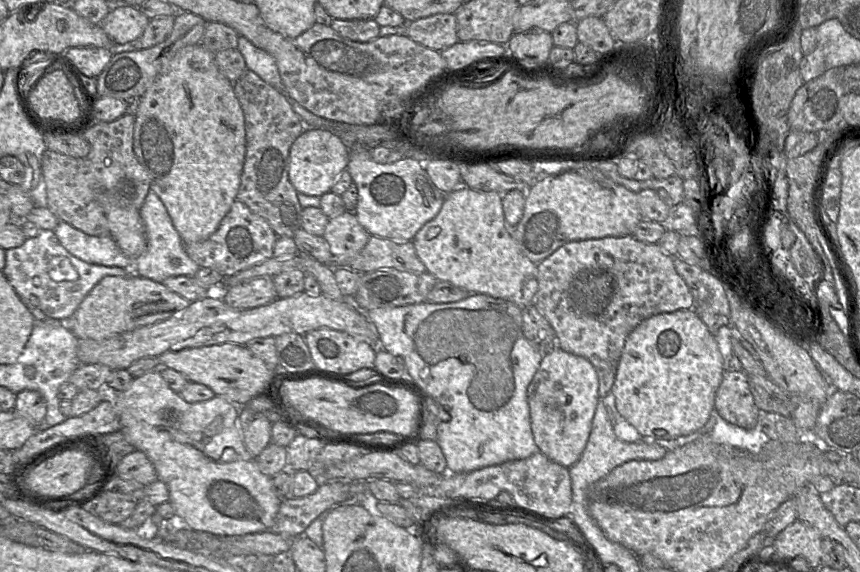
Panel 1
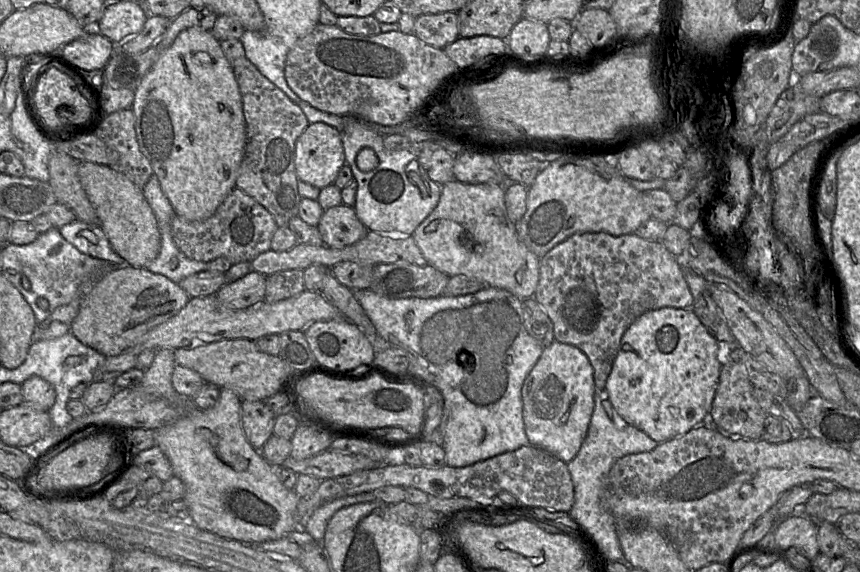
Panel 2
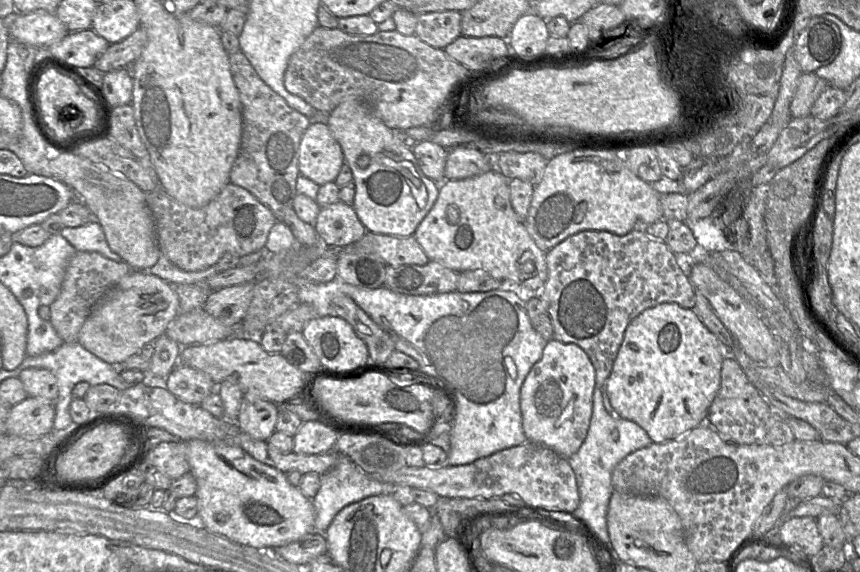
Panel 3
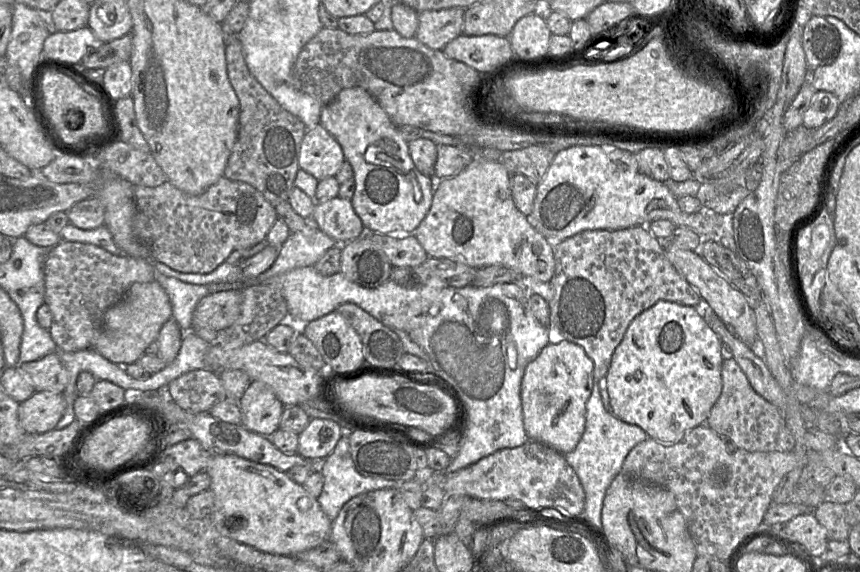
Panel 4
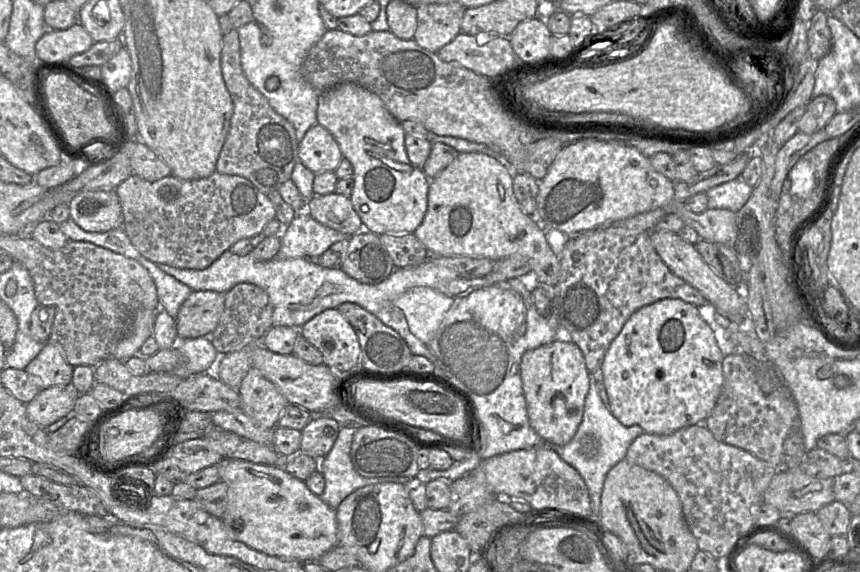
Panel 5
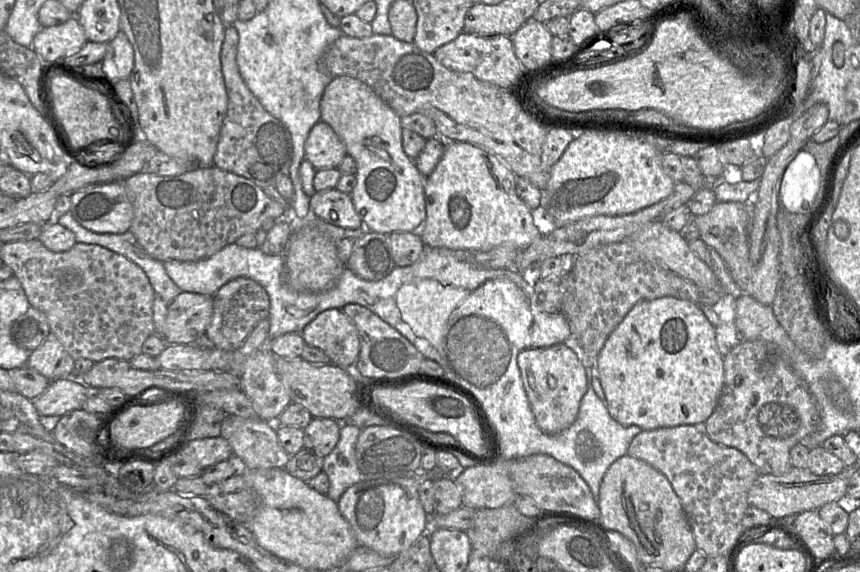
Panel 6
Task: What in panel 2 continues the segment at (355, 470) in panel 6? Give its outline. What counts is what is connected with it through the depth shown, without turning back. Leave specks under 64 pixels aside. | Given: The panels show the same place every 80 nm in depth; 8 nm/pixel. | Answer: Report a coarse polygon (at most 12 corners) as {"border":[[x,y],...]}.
{"border":[[364,492],[324,503],[305,524],[316,542],[322,542],[328,521],[349,505],[375,500]]}

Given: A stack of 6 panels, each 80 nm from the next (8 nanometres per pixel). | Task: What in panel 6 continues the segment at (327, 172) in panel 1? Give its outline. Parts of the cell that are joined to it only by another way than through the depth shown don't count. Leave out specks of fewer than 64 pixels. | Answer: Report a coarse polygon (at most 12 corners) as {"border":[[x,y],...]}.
{"border":[[320,120],[304,145],[316,170],[338,168],[346,147]]}

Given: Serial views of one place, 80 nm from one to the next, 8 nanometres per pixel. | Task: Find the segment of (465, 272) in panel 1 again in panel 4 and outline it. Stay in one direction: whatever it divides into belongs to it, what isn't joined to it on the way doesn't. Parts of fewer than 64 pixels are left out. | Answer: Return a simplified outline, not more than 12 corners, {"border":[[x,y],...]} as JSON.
{"border":[[476,157],[439,180],[414,236],[429,257],[550,282],[553,243]]}

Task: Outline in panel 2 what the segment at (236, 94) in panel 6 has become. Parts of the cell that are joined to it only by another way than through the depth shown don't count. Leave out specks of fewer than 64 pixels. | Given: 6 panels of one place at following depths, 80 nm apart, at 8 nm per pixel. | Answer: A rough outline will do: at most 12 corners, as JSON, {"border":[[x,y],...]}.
{"border":[[246,57],[236,187],[277,227],[298,216],[295,145],[309,122]]}

